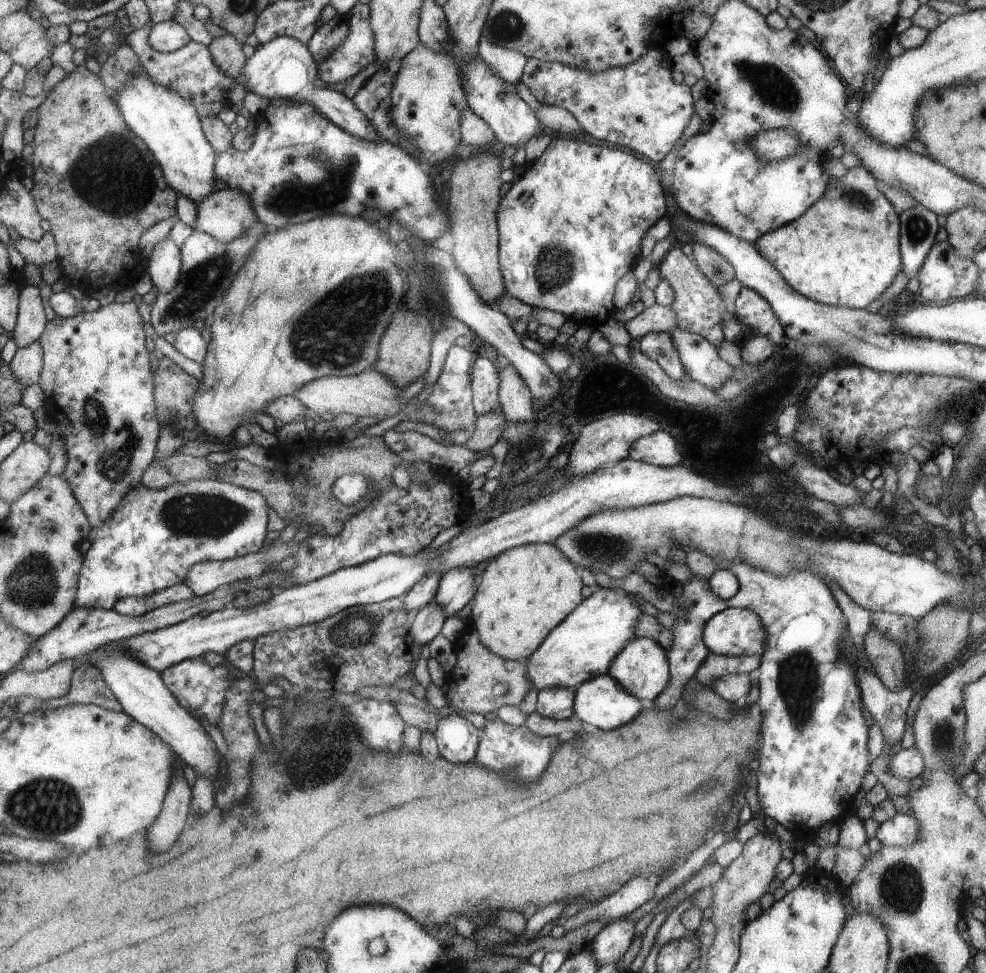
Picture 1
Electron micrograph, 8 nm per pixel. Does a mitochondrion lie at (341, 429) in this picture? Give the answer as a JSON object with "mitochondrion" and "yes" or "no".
{"mitochondrion":"no"}

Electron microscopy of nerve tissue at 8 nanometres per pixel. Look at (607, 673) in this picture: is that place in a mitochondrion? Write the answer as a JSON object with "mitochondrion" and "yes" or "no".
{"mitochondrion":"no"}

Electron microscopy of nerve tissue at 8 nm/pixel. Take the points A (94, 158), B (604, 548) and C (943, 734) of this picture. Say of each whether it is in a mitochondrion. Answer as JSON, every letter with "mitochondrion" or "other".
{"A":"mitochondrion","B":"mitochondrion","C":"mitochondrion"}

